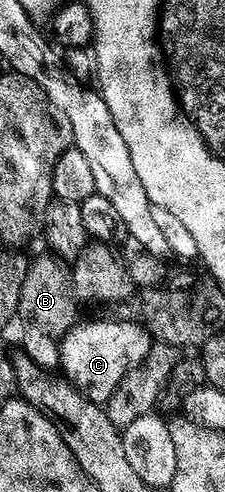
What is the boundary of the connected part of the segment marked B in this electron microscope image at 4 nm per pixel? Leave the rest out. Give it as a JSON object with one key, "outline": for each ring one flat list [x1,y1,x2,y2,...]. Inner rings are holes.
{"outline":[[53,253,30,258,27,277,23,280,23,293,19,293,17,310,20,318,29,322,29,335,23,343,23,349,40,367,56,368,61,362,61,338,73,324,78,322,78,300,73,294,73,272,70,264]]}

